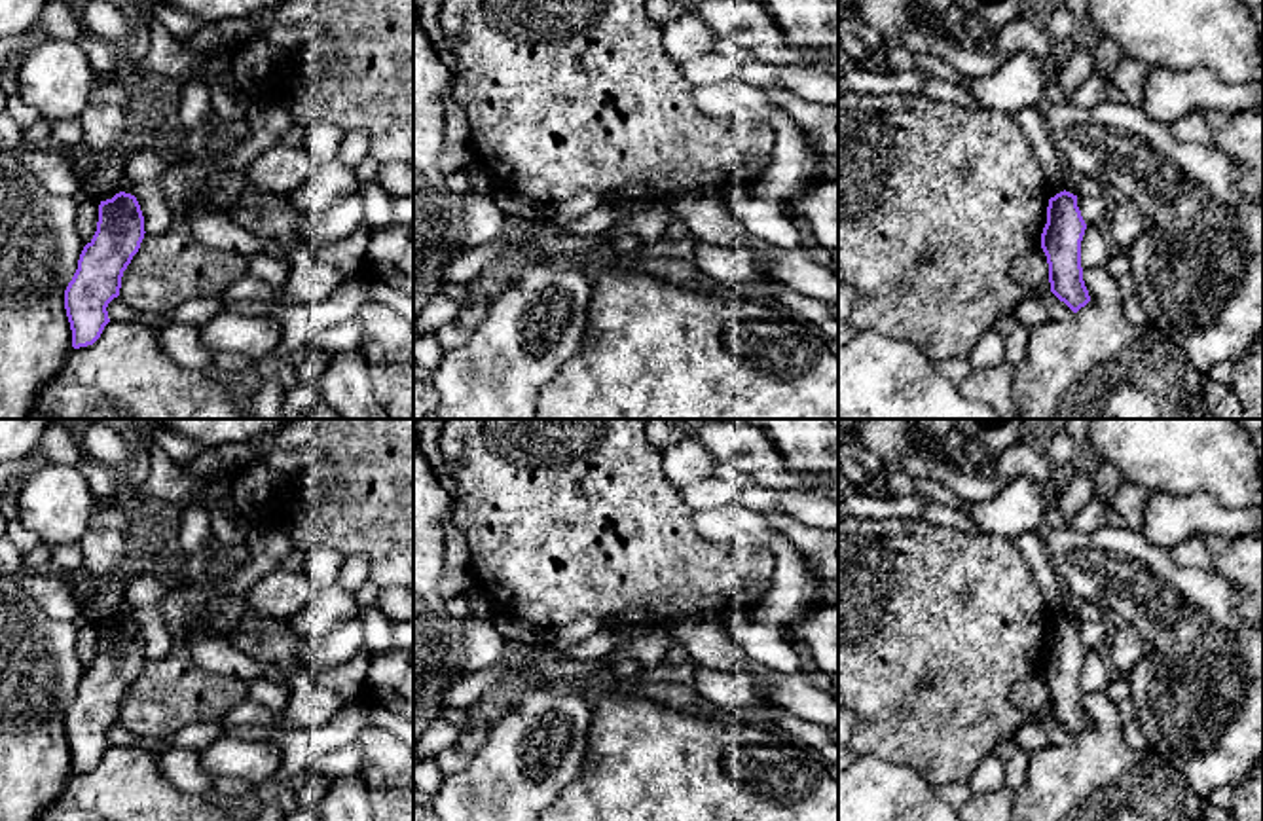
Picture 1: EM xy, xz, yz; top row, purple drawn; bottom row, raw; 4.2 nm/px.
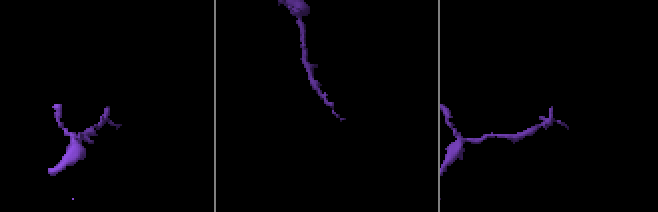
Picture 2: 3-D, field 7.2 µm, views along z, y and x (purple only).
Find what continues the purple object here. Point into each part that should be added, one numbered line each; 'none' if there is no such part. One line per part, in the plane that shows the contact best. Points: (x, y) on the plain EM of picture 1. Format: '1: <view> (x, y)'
none

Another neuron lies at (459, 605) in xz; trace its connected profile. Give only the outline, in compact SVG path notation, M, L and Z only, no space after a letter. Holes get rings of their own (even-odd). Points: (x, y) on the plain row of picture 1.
M472 586L463 593L449 597L448 601L444 601L444 605L451 616L465 620L467 616L470 616L470 599L480 593L482 592L478 590L478 586Z

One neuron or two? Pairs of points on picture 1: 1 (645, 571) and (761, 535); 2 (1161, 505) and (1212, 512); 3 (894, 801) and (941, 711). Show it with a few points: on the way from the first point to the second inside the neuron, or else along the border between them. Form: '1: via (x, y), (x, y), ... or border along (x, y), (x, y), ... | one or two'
1: border along (715, 545), (721, 547) | two
2: via (1174, 512), (1199, 512) | one
3: border along (867, 757), (909, 765), (933, 787) | two

